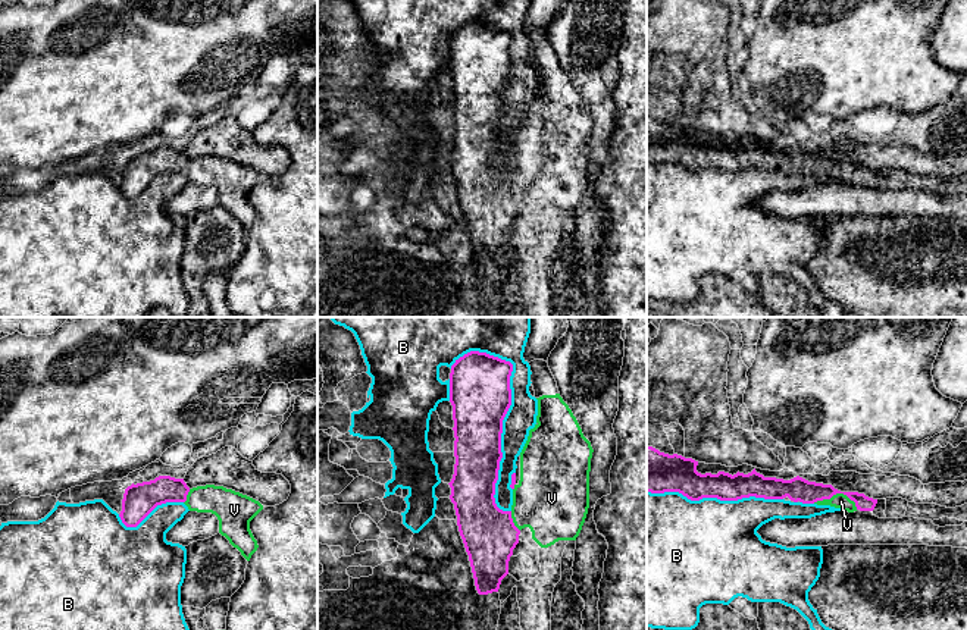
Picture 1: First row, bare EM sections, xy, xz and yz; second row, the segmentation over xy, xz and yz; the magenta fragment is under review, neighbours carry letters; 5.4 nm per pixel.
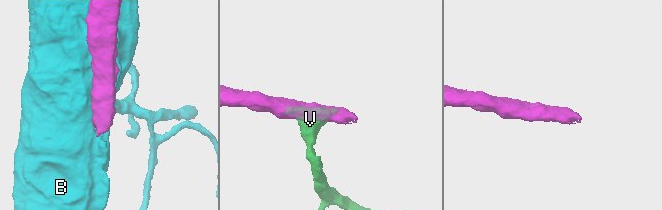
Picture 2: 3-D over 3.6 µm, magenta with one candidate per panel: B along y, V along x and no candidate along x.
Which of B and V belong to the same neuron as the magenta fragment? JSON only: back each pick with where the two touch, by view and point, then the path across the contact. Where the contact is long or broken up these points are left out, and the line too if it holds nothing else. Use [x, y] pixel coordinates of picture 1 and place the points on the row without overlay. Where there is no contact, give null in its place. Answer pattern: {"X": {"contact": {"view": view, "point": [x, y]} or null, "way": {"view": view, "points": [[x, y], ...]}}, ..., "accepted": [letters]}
{"V": {"contact": {"view": "yz", "point": [836, 163]}, "way": {"view": "yz", "points": [[797, 160], [806, 163], [836, 163], [841, 172]]}}, "accepted": ["V"]}

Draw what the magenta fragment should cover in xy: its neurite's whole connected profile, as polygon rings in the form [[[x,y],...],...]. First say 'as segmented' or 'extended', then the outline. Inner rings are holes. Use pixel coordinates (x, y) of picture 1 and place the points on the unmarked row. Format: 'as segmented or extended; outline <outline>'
extended; outline [[[159,147],[125,160],[119,185],[126,198],[137,198],[157,176],[184,173],[190,182],[212,184],[219,191],[219,204],[250,232],[259,216],[250,192],[263,176],[223,157],[206,156],[190,160],[184,150]]]

